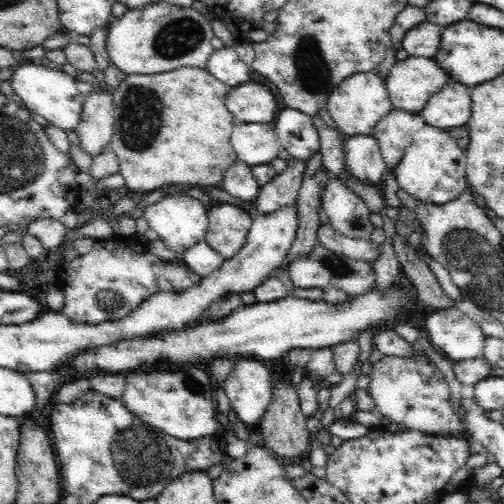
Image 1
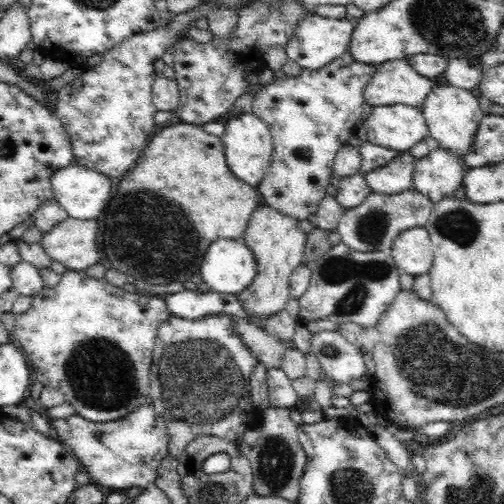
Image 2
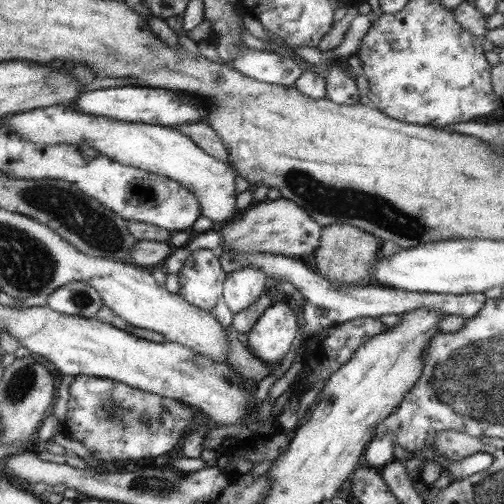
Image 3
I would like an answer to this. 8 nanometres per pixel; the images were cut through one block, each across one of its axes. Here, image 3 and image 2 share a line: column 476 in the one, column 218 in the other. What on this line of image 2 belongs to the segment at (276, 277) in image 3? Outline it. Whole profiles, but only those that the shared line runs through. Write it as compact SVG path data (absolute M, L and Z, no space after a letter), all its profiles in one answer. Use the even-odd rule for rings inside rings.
M176 292L162 296L168 304L172 316L184 320L200 320L212 314L230 314L248 320L248 314L242 310L236 294L218 294L218 292Z

